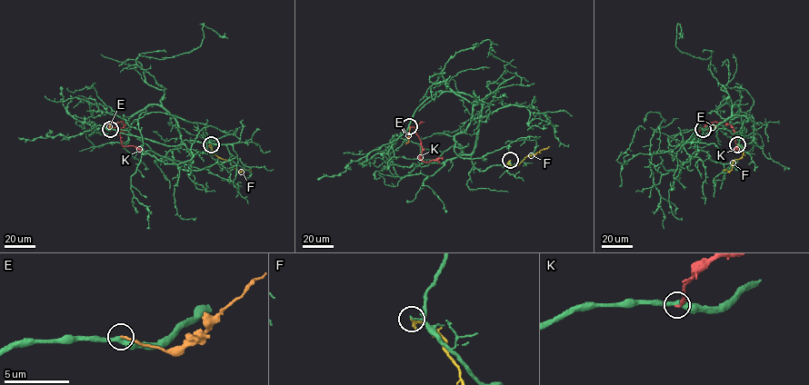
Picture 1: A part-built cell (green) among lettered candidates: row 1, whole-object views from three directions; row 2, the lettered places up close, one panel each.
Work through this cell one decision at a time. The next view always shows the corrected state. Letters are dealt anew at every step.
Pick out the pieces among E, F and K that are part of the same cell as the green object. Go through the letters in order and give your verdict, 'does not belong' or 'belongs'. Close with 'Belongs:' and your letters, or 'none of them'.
E: belongs
F: does not belong
K: does not belong
Belongs: E

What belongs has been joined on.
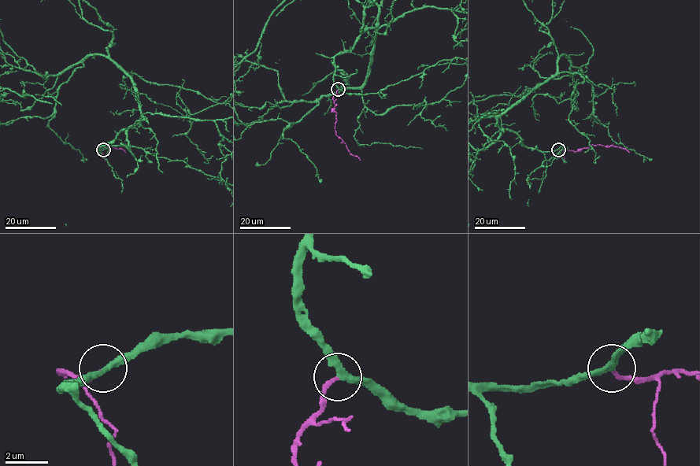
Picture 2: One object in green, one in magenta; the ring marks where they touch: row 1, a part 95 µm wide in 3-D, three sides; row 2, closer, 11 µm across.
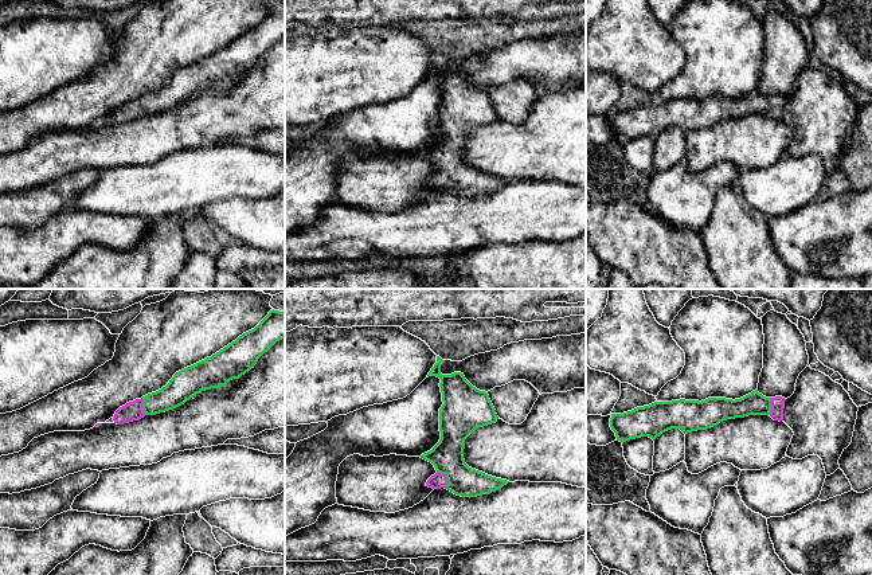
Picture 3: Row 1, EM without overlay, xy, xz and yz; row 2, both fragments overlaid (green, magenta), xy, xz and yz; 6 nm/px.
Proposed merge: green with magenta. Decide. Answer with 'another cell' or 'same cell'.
same cell

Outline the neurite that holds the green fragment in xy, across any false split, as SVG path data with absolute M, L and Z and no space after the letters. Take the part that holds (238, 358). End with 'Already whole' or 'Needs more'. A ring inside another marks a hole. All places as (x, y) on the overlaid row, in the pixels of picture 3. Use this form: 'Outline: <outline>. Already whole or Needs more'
Outline: M273 309L254 329L211 357L176 372L161 390L120 407L113 421L117 425L138 421L145 415L173 410L202 391L220 388L254 368L258 359L282 339L285 312Z. Needs more

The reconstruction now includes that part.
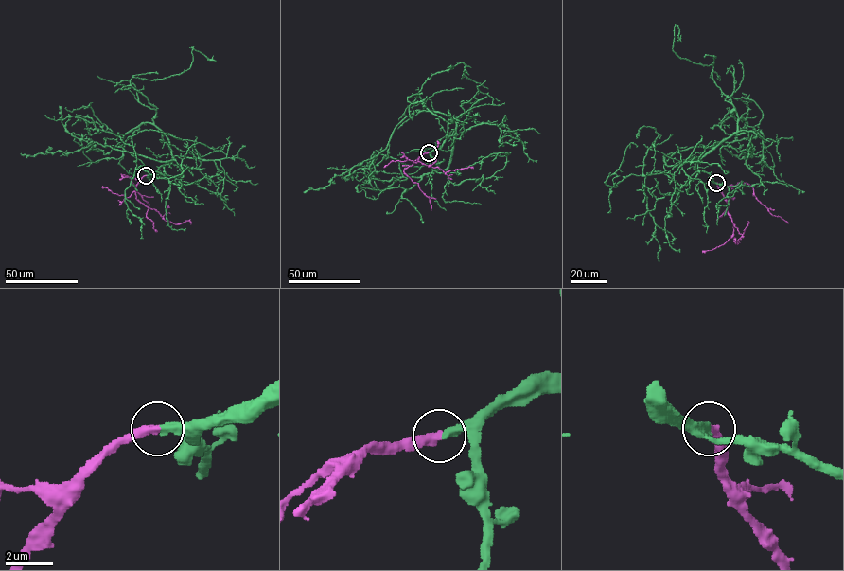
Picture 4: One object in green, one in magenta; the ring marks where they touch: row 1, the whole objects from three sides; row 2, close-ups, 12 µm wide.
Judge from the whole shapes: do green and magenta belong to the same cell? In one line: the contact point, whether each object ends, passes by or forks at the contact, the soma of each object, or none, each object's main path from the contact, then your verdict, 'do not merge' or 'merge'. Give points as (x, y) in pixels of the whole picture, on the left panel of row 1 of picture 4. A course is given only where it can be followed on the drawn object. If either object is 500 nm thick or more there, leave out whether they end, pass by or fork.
place (146, 175); green ends; magenta ends; soma green none; soma magenta none; course green (147, 175), (169, 162), (171, 149), (154, 124), (156, 107), (130, 80), (179, 74), (192, 47), (216, 61); course magenta (146, 175), (135, 187), (135, 198), (154, 208), (165, 220), (176, 224), (190, 221), (190, 224); merge

